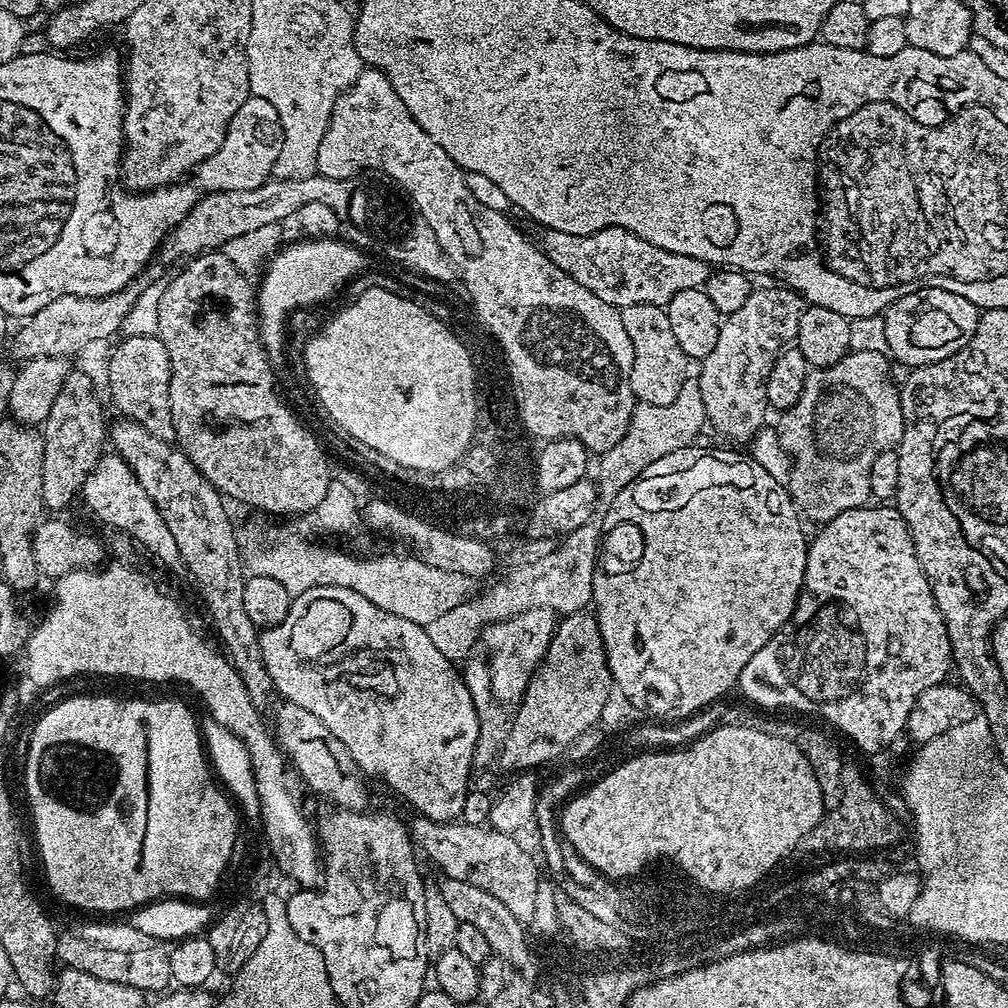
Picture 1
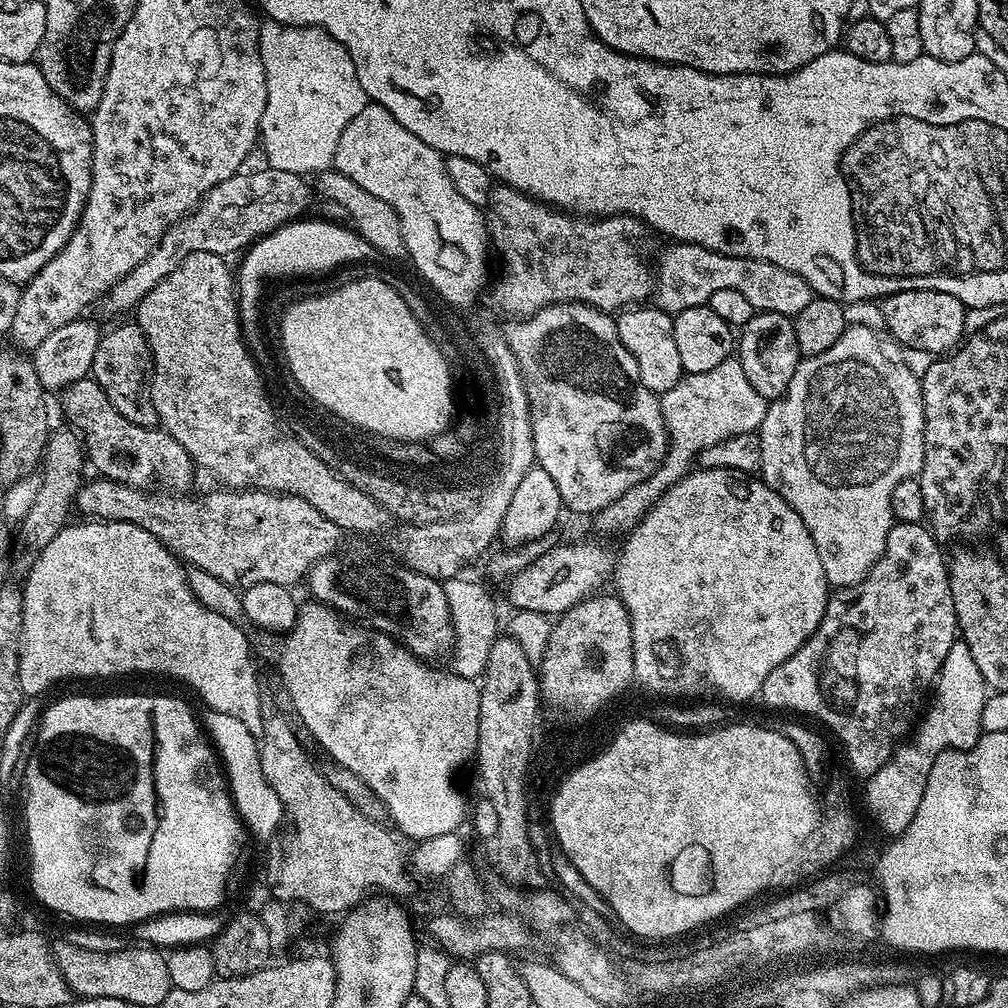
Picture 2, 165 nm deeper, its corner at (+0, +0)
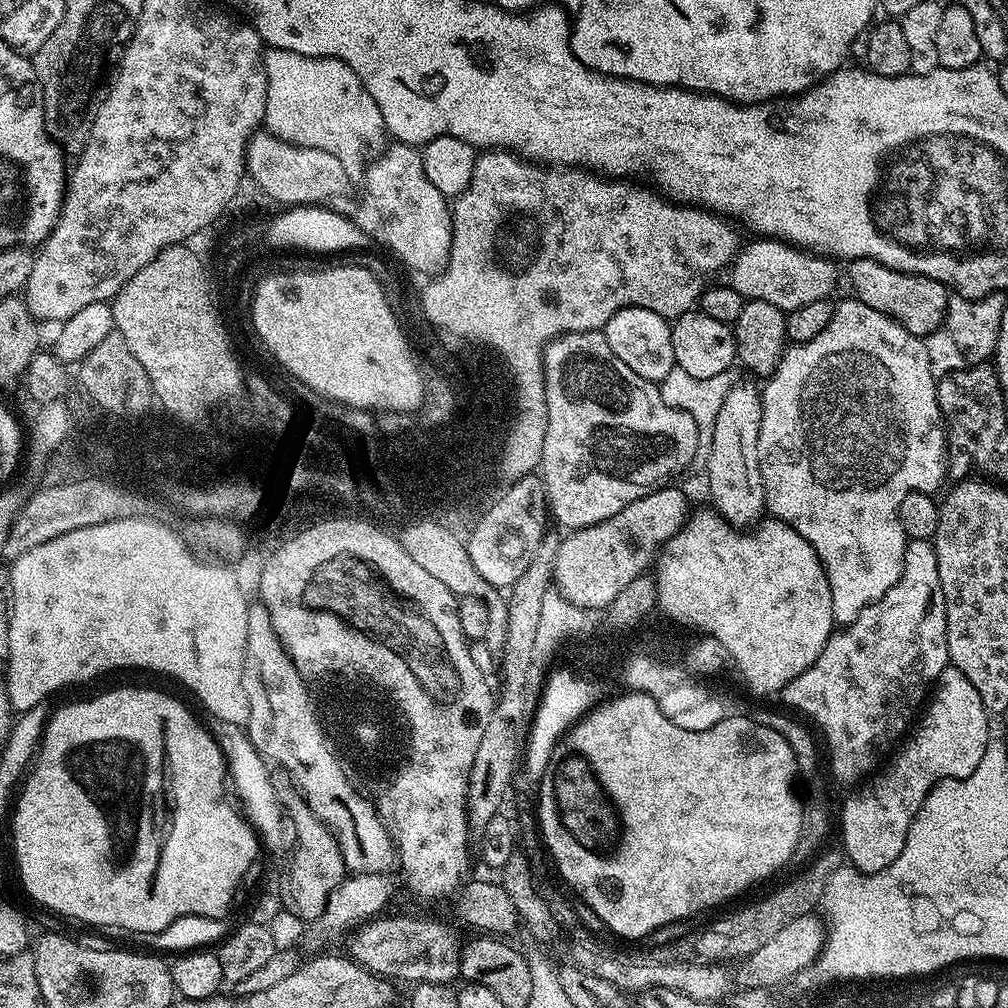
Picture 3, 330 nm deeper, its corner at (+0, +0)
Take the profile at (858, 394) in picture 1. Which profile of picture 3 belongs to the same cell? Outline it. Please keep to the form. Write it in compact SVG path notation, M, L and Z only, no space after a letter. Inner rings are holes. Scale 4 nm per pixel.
M855 298L837 303L832 310L830 322L824 330L810 342L805 344L792 344L780 357L780 364L775 372L767 377L765 388L762 388L762 403L760 406L760 432L756 436L756 451L760 461L760 473L764 479L764 494L766 508L777 520L784 520L818 554L818 558L824 567L824 573L830 586L832 595L832 619L837 625L847 626L858 618L858 614L866 606L870 606L882 596L898 580L900 571L904 565L904 545L906 537L900 519L898 518L898 506L902 506L902 498L911 492L935 493L940 479L946 476L946 452L936 441L936 427L941 427L942 417L936 386L938 380L928 364L927 354L924 353L924 340L907 332L897 320L878 310L866 306Z

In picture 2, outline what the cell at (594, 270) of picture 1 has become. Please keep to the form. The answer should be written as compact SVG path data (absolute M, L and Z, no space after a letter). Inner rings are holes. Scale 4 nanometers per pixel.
M669 243L669 248L660 256L660 265L654 268L654 300L655 307L666 313L675 314L686 308L693 308L699 304L707 304L710 294L714 290L739 290L750 302L756 312L777 312L783 316L795 317L802 306L807 306L814 293L812 287L798 274L790 270L782 270L782 266L774 266L765 260L751 260L745 256L727 256L718 254L714 250L706 250L697 244Z

